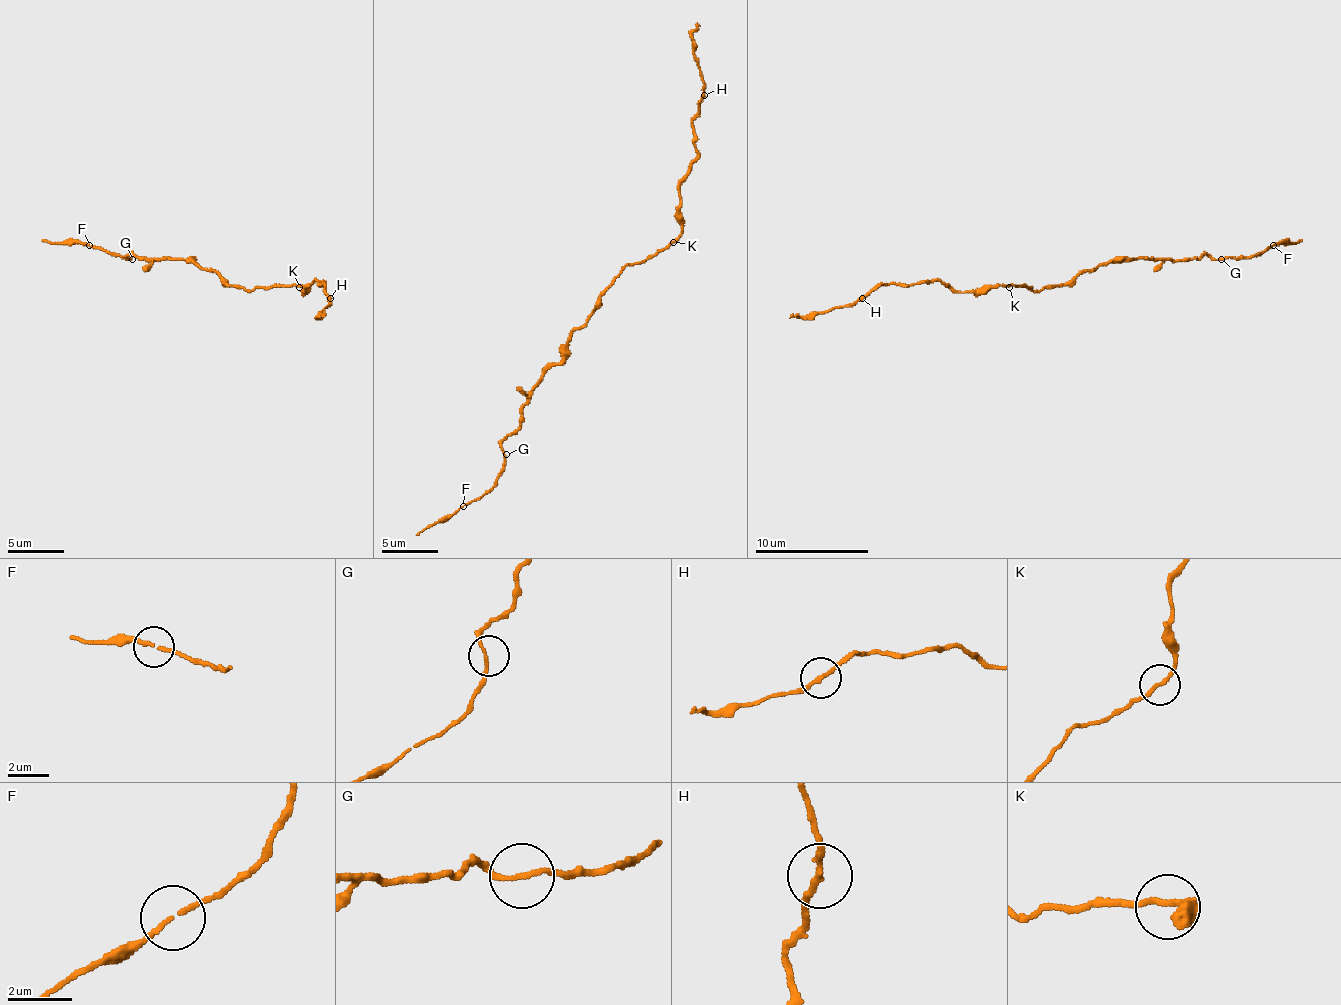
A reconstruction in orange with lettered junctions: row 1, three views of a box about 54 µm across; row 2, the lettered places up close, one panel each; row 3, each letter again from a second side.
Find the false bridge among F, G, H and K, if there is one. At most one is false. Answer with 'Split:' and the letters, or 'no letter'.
Split: no letter

